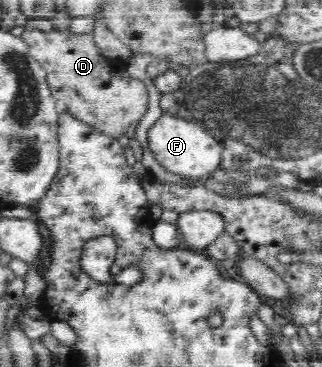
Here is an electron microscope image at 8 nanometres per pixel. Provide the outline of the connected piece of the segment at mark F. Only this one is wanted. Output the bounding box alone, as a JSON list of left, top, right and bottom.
[148,115,223,182]

